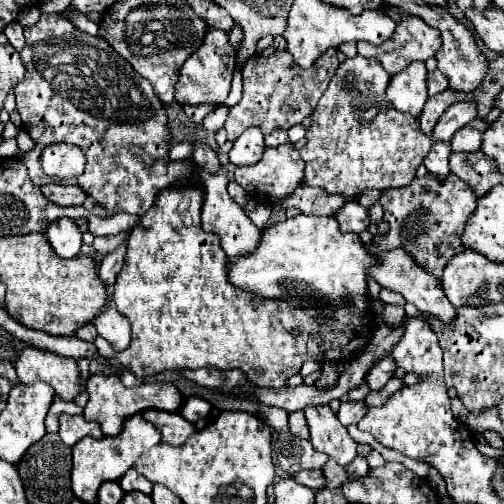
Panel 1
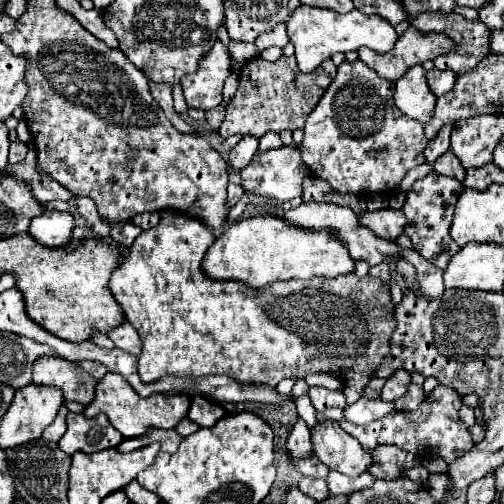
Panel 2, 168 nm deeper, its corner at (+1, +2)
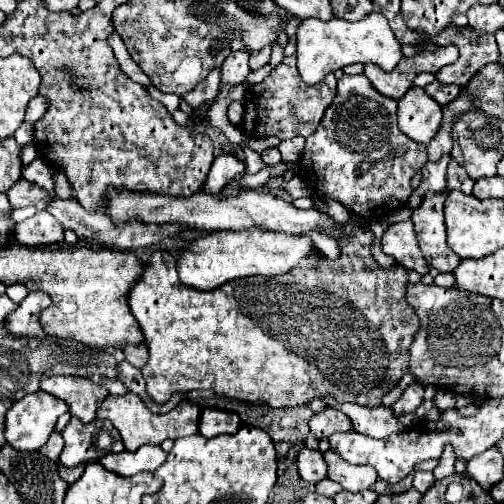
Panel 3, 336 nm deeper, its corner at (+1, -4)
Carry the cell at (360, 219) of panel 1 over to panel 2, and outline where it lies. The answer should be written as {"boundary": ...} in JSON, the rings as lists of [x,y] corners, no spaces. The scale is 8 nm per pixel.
{"boundary":[[[376,210],[376,212],[366,212],[360,216],[360,222],[372,230],[374,236],[386,238],[390,242],[396,242],[400,234],[404,234],[406,226],[406,216],[402,210]]]}

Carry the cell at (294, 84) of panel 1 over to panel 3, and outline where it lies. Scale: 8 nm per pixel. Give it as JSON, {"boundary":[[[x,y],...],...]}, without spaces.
{"boundary":[[[286,56],[272,72],[264,78],[264,82],[254,84],[246,90],[246,106],[242,114],[242,130],[248,132],[252,137],[278,136],[280,140],[294,138],[294,136],[310,136],[320,120],[326,106],[330,106],[330,100],[336,92],[336,78],[330,72],[322,84],[308,86],[298,76],[296,68],[296,56]]]}

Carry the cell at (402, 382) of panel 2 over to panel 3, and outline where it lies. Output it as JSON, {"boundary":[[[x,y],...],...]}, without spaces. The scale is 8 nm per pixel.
{"boundary":[[[410,384],[410,386],[406,386],[404,392],[402,392],[402,396],[392,406],[394,414],[400,416],[404,412],[414,412],[422,404],[422,394],[424,394],[424,386],[422,384]]]}

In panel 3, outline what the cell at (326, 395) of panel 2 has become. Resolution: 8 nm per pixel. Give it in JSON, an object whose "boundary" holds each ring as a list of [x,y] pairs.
{"boundary":[[[326,406],[322,412],[314,414],[308,424],[310,424],[310,432],[316,438],[328,438],[334,432],[350,430],[350,420],[346,420],[346,414],[342,414],[334,406]]]}

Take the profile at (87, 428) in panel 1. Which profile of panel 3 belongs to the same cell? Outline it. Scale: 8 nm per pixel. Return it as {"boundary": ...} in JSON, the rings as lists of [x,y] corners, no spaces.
{"boundary":[[[70,418],[68,426],[62,430],[64,450],[60,462],[64,466],[94,464],[110,452],[122,452],[124,444],[118,430],[108,420],[92,420],[84,424],[78,418]]]}

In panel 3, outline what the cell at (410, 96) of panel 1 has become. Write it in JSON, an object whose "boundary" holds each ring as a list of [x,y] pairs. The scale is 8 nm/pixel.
{"boundary":[[[412,86],[398,100],[398,126],[400,130],[418,144],[428,144],[438,132],[442,120],[442,108],[432,100],[424,88]]]}

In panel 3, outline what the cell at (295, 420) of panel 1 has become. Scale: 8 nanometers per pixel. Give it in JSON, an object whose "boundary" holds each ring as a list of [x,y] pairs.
{"boundary":[[[302,446],[296,458],[296,466],[298,466],[300,478],[308,484],[318,484],[318,480],[326,478],[326,462],[320,450],[310,450]]]}

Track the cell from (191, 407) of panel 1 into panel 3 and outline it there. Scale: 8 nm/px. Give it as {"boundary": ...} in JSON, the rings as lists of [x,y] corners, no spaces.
{"boundary":[[[204,408],[200,414],[198,432],[206,438],[214,438],[220,434],[234,434],[240,428],[240,418],[234,412]]]}

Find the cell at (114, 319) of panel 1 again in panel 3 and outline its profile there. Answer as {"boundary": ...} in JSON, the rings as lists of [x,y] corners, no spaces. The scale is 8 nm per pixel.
{"boundary":[[[126,344],[122,348],[122,352],[124,352],[126,360],[130,364],[134,364],[136,368],[142,368],[146,364],[146,360],[148,360],[148,348],[146,348],[146,344]]]}

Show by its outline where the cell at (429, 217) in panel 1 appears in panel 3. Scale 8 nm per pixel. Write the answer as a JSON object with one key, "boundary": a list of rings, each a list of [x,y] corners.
{"boundary":[[[426,192],[422,204],[412,210],[412,222],[418,238],[418,246],[422,250],[422,256],[430,266],[434,266],[438,272],[452,272],[460,258],[450,252],[450,246],[446,244],[446,226],[444,226],[444,202],[446,192]]]}

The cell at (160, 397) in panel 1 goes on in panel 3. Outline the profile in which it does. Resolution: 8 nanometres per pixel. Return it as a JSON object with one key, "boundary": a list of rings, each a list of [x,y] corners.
{"boundary":[[[126,392],[122,396],[106,396],[106,400],[102,402],[102,406],[98,408],[96,416],[100,420],[110,420],[112,426],[120,432],[122,442],[126,446],[126,450],[134,452],[144,444],[162,444],[166,438],[178,440],[184,436],[192,436],[198,432],[198,416],[200,416],[200,406],[190,402],[190,400],[182,400],[174,410],[166,412],[166,414],[154,414],[146,408],[146,404],[142,402],[142,398],[134,392]]]}

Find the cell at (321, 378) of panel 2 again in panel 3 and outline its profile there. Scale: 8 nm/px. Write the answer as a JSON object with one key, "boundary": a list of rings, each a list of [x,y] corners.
{"boundary":[[[330,394],[324,396],[324,402],[334,408],[340,408],[352,420],[354,430],[360,434],[366,434],[370,438],[386,438],[394,432],[404,430],[404,426],[400,424],[400,420],[394,416],[392,408],[388,408],[388,406],[368,408],[368,406],[360,406],[354,402],[338,404]]]}

